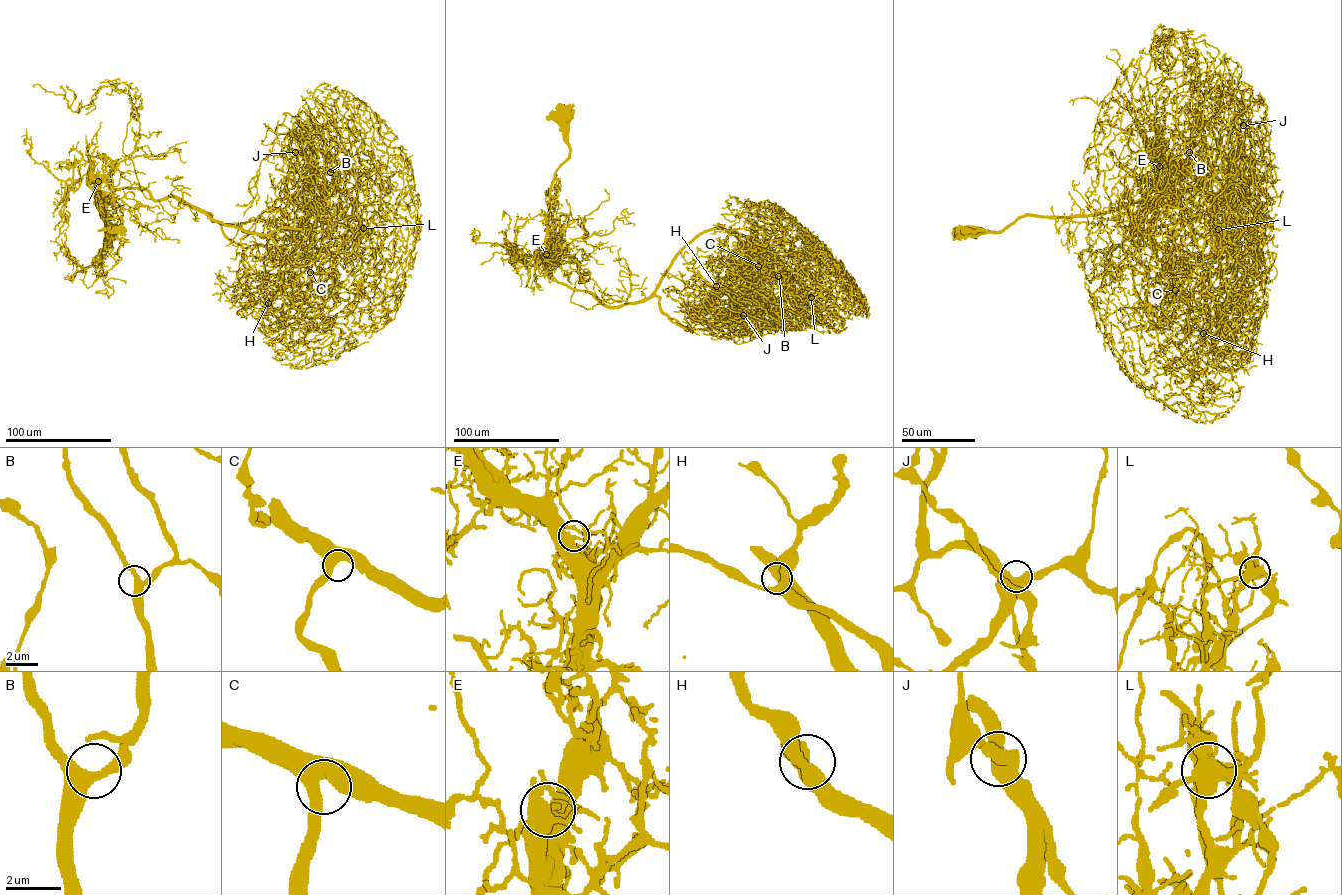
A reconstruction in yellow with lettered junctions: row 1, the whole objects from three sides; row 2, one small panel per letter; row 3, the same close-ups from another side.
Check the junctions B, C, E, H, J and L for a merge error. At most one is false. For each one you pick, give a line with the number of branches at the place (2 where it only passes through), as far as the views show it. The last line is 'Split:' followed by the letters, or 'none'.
L: Branches: 4
Split: L

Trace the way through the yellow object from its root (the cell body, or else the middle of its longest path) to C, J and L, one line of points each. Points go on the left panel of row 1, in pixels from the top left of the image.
C: (117, 228), (121, 218), (95, 203), (144, 188), (267, 235), (310, 272)
J: (117, 228), (121, 218), (95, 203), (125, 188), (182, 199), (222, 224), (255, 220), (274, 208), (295, 152)
L: (117, 228), (121, 218), (95, 203), (125, 188), (266, 234), (303, 264), (363, 228)

